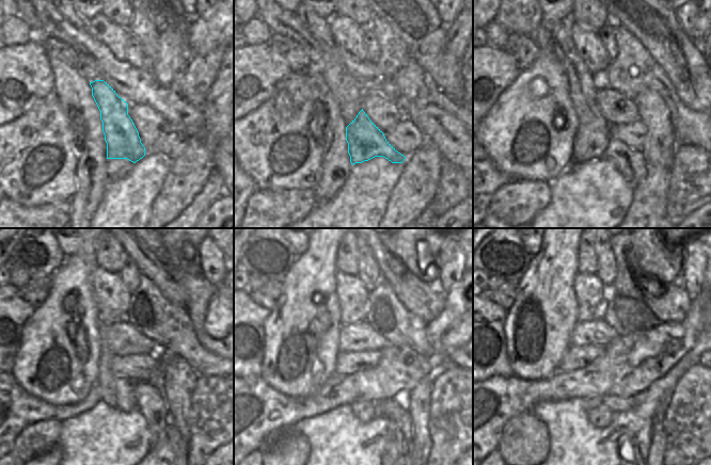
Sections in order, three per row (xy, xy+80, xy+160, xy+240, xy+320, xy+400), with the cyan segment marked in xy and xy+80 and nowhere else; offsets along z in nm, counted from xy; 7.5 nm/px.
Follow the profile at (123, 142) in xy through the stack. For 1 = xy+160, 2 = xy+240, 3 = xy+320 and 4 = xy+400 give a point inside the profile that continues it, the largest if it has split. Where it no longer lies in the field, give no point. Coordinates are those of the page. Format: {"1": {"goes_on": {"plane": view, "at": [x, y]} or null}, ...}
{"1": {"goes_on": {"plane": "xy+160", "at": [631, 164]}}, "2": {"goes_on": {"plane": "xy+240", "at": [149, 402]}}, "3": {"goes_on": {"plane": "xy+320", "at": [394, 442]}}, "4": {"goes_on": {"plane": "xy+400", "at": [629, 445]}}}

